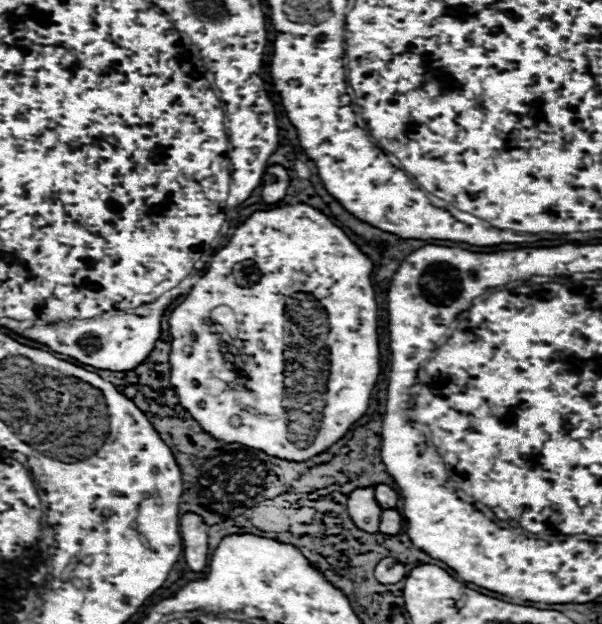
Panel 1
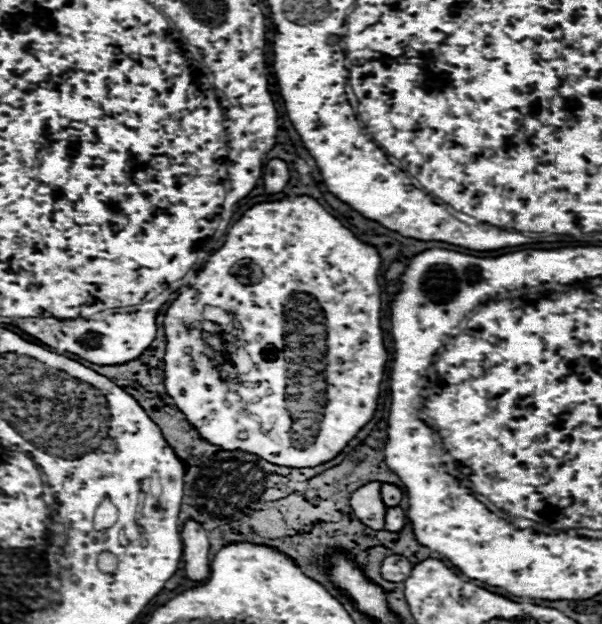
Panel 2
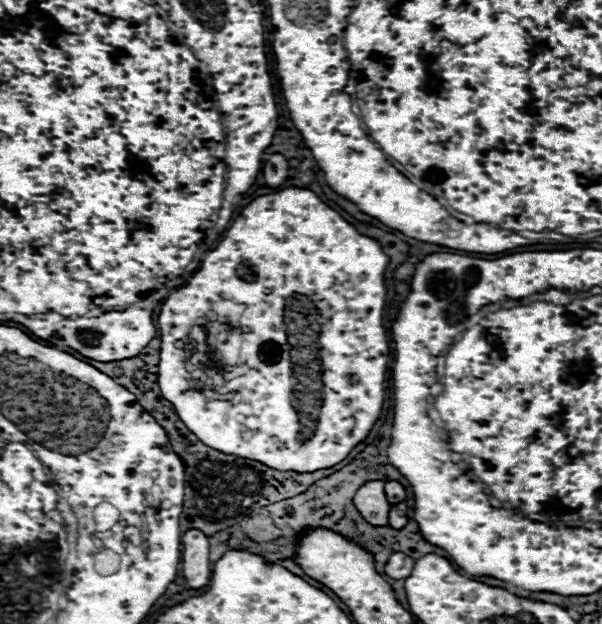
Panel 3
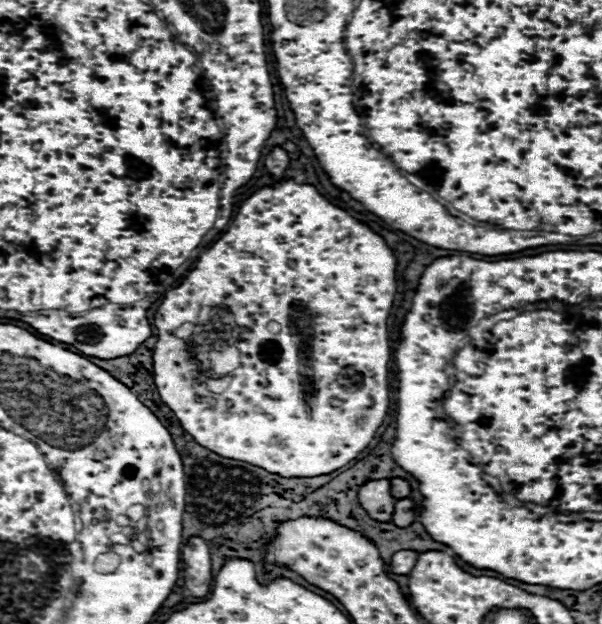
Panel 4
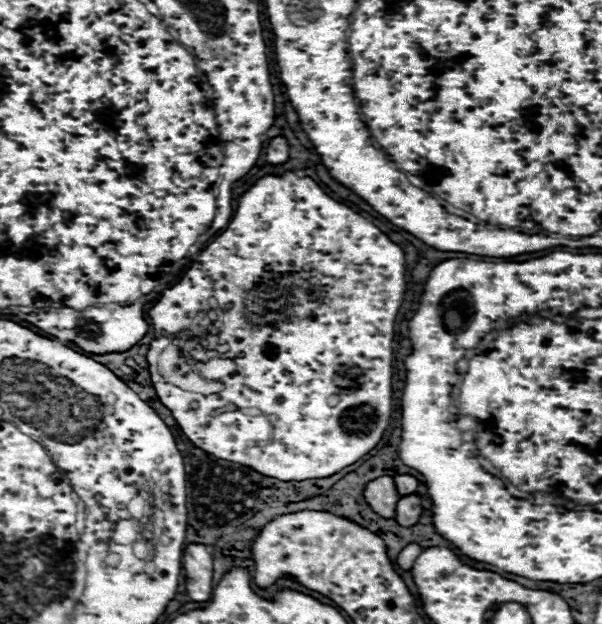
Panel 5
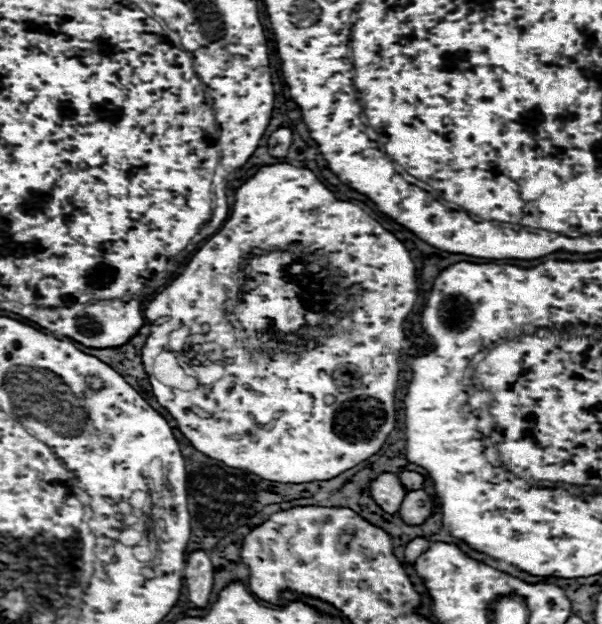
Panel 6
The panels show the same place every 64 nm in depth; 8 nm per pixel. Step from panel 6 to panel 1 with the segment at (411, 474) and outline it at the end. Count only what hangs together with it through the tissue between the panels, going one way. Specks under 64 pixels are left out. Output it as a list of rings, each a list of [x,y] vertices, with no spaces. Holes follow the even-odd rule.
[[[378,484],[378,486],[376,486],[376,502],[378,502],[384,510],[396,508],[396,506],[398,506],[398,500],[400,500],[400,496],[398,496],[398,492],[396,492],[394,488],[390,488],[390,486],[386,486],[386,484]]]

